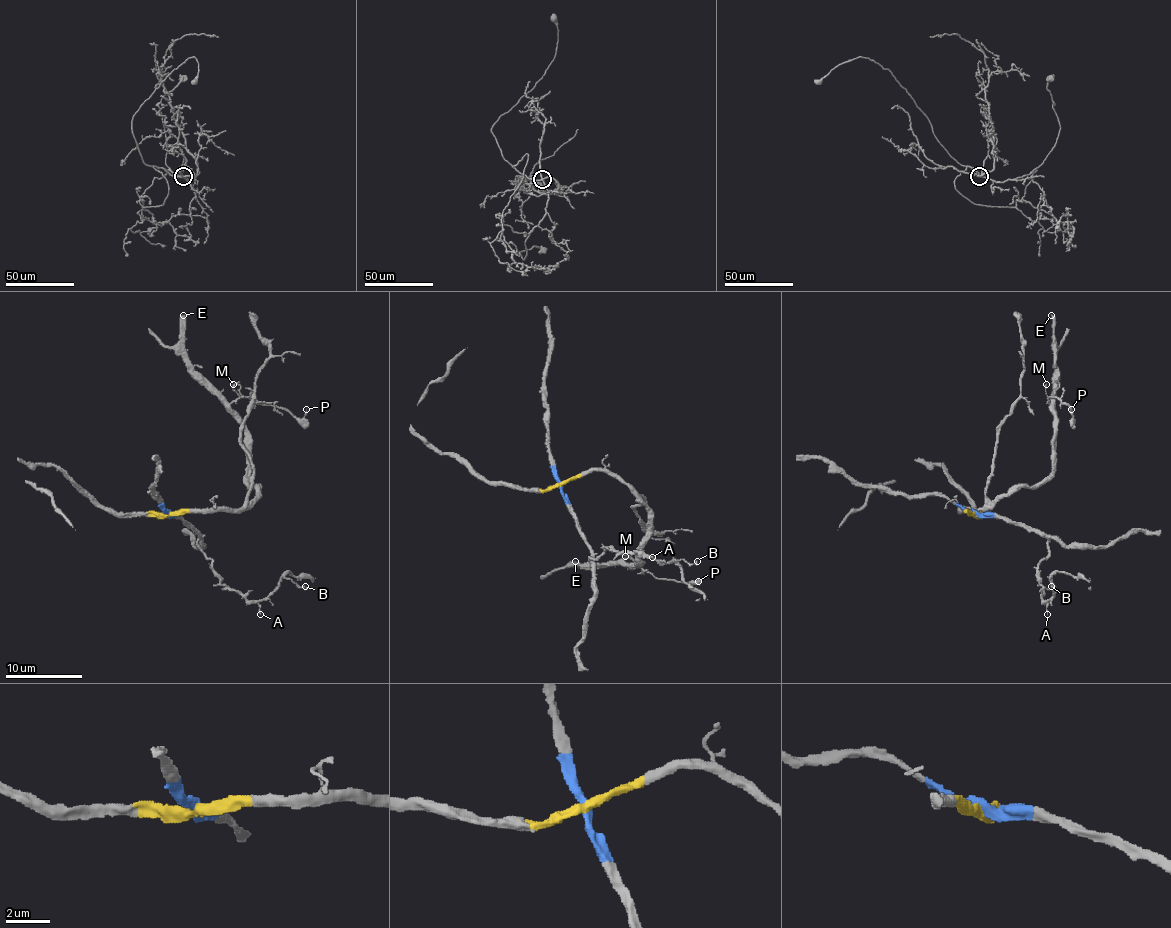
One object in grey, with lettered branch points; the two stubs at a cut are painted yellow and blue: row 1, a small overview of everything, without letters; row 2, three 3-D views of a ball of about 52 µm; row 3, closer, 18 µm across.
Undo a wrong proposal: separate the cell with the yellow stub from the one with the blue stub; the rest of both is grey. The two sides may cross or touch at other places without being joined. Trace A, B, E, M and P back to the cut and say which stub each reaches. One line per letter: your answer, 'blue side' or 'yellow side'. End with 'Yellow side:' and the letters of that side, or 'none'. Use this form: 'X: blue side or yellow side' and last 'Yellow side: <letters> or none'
A: blue side
B: blue side
E: yellow side
M: yellow side
P: yellow side
Yellow side: E, M, P

